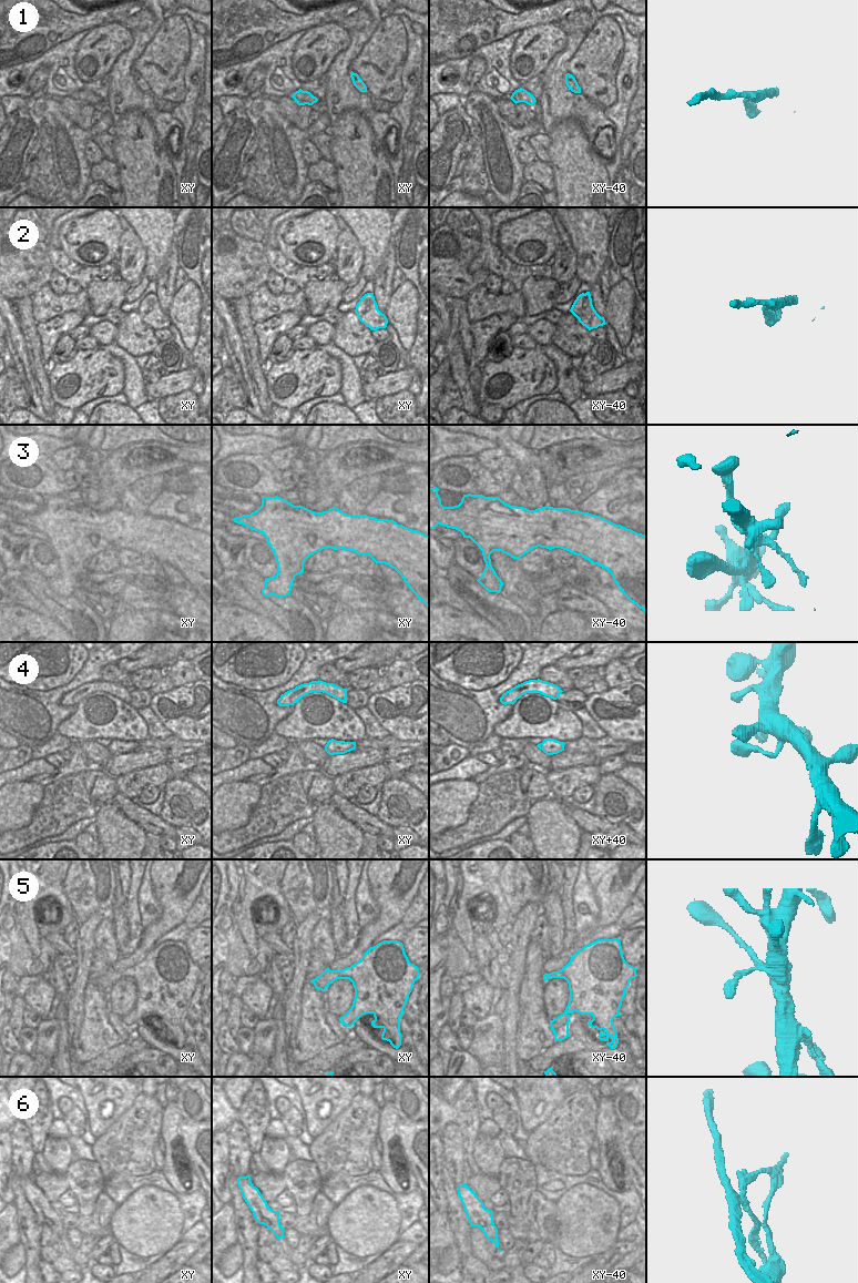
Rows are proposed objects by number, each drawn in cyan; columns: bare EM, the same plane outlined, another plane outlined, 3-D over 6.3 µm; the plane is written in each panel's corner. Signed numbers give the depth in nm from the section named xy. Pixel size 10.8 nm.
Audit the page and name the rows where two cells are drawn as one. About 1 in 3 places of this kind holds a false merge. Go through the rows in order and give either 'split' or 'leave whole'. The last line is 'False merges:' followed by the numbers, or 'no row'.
1: leave whole
2: split
3: leave whole
4: leave whole
5: leave whole
6: split
False merges: 2, 6

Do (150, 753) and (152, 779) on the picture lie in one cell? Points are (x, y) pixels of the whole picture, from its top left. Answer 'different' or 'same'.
different

